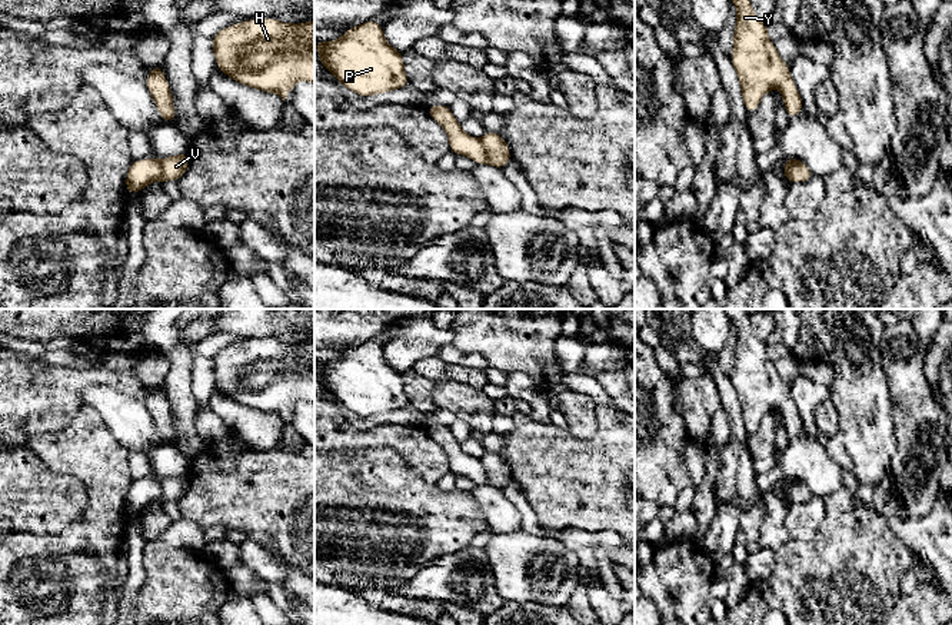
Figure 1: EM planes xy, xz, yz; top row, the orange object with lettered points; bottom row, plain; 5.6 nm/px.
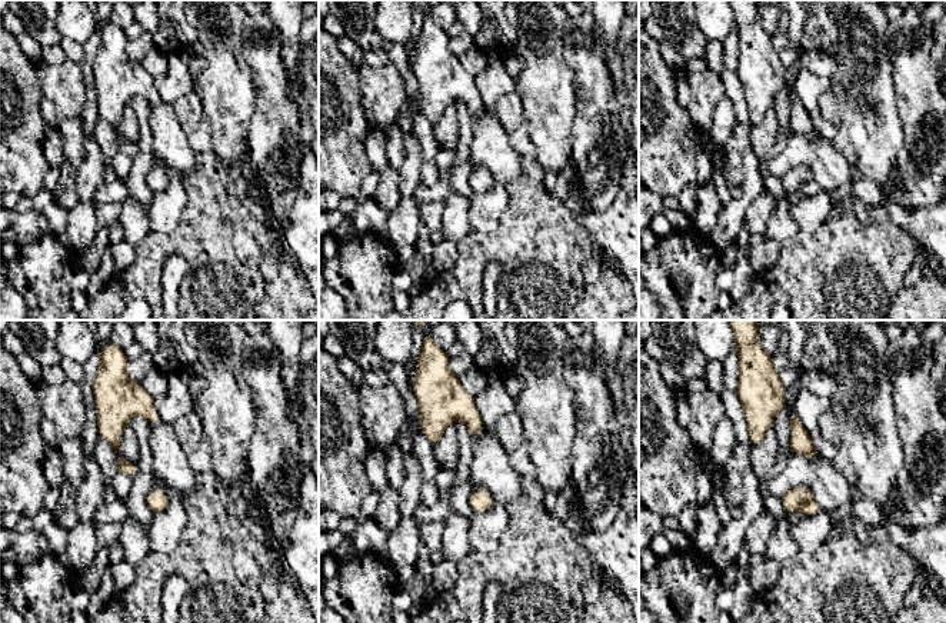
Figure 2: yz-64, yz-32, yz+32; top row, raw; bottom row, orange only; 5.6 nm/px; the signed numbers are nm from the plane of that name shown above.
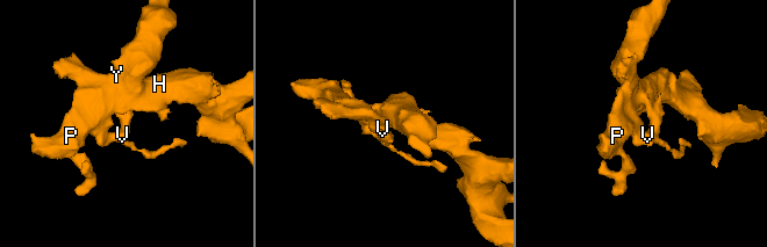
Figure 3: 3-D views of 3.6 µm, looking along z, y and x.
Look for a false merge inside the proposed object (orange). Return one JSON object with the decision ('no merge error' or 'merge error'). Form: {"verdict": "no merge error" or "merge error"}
{"verdict": "no merge error"}

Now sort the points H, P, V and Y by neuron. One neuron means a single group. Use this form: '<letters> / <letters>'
H P V Y

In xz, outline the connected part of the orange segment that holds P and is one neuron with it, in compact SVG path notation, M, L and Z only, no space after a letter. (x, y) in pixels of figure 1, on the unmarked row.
M367 340L356 348L349 348L337 360L314 362L320 370L316 376L334 399L362 418L389 413L410 405L405 393L403 373L392 368L383 355L383 346Z

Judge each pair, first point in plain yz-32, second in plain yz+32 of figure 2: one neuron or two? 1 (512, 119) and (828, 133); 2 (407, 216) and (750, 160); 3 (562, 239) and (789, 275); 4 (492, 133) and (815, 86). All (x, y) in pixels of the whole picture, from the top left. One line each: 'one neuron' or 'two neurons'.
1: two neurons
2: one neuron
3: one neuron
4: two neurons

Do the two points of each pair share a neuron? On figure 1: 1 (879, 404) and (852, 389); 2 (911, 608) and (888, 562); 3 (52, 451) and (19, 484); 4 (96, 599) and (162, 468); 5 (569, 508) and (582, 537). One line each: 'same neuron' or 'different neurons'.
1: same neuron
2: different neurons
3: different neurons
4: different neurons
5: different neurons

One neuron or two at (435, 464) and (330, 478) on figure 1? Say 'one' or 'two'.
two

